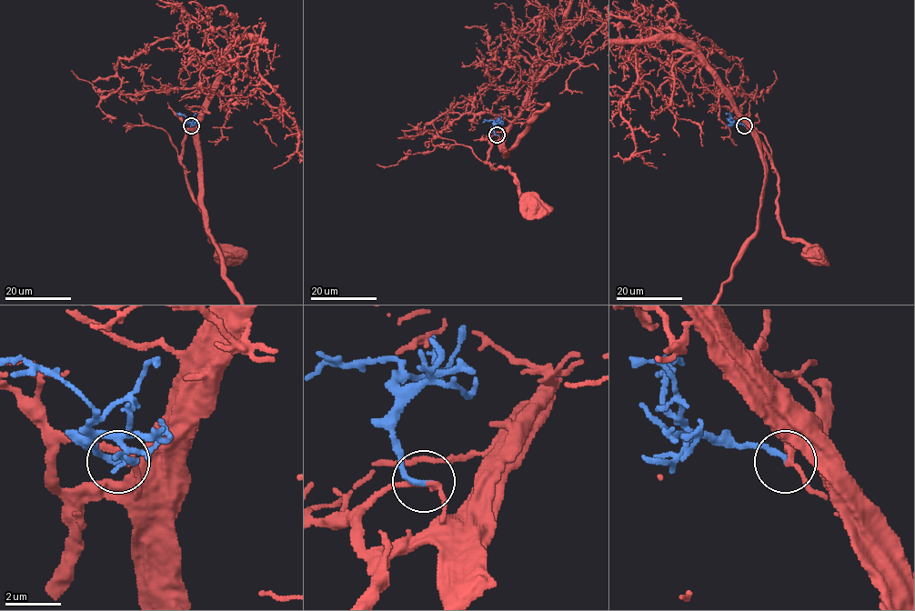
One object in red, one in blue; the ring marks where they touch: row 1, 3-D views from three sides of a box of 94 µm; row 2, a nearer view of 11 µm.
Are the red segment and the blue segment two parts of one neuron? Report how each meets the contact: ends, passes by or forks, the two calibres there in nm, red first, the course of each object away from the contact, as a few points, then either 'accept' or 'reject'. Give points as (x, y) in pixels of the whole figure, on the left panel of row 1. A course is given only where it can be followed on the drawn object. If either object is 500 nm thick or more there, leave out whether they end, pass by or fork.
red passes by | blue ends | 170/200 nm | red via (192, 125), (194, 129), (186, 131), (181, 165), (205, 232), (226, 249), (226, 254) | blue via (191, 125), (187, 119), (176, 114) | accept

